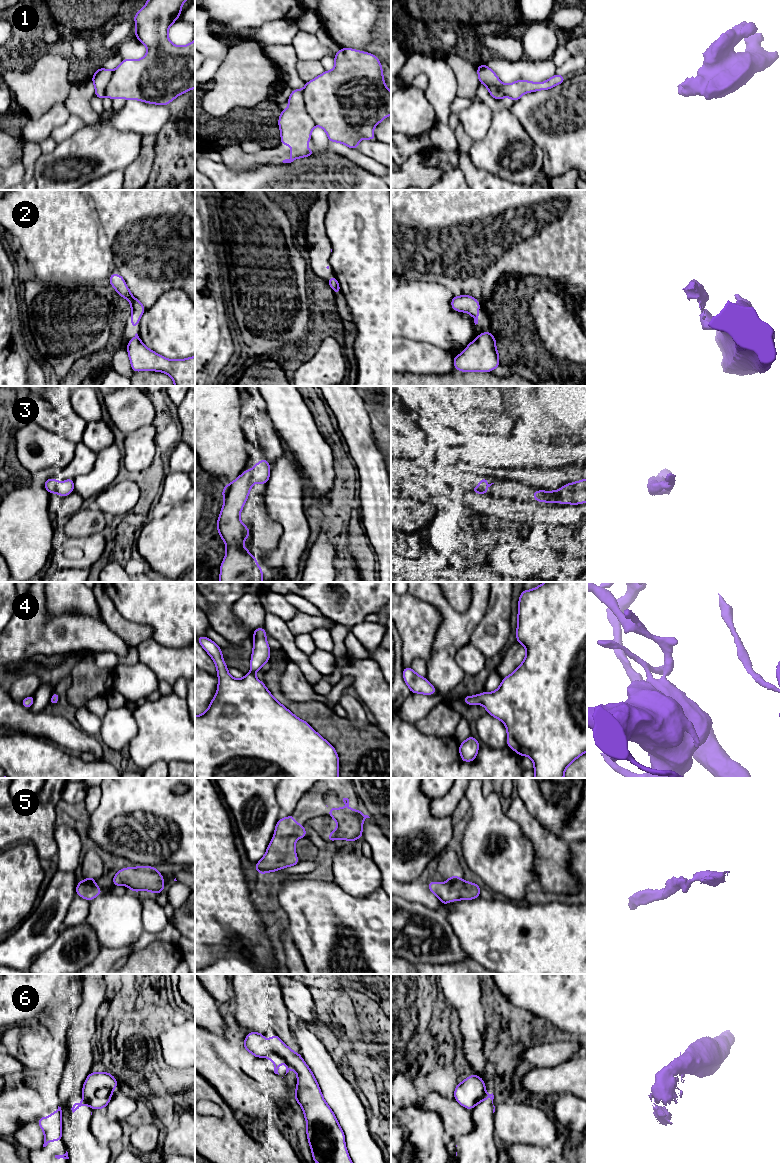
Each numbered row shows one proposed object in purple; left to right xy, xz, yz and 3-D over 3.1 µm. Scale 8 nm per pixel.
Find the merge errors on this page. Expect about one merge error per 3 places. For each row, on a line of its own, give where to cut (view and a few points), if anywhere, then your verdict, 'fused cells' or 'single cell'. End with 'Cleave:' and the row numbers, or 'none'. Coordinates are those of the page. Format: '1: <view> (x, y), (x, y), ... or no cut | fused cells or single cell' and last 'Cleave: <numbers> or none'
1: no cut | single cell
2: xy (137, 334), (135, 336) | fused cells
3: no cut | single cell
4: no cut | single cell
5: no cut | single cell
6: no cut | single cell
Cleave: 2

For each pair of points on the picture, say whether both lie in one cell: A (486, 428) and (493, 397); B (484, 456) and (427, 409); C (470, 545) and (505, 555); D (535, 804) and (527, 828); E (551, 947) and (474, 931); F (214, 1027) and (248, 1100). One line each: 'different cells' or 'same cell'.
A: same cell
B: different cells
C: different cells
D: different cells
E: same cell
F: different cells

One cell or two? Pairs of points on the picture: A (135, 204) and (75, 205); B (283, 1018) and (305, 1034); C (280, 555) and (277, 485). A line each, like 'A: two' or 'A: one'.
A: two
B: two
C: one

